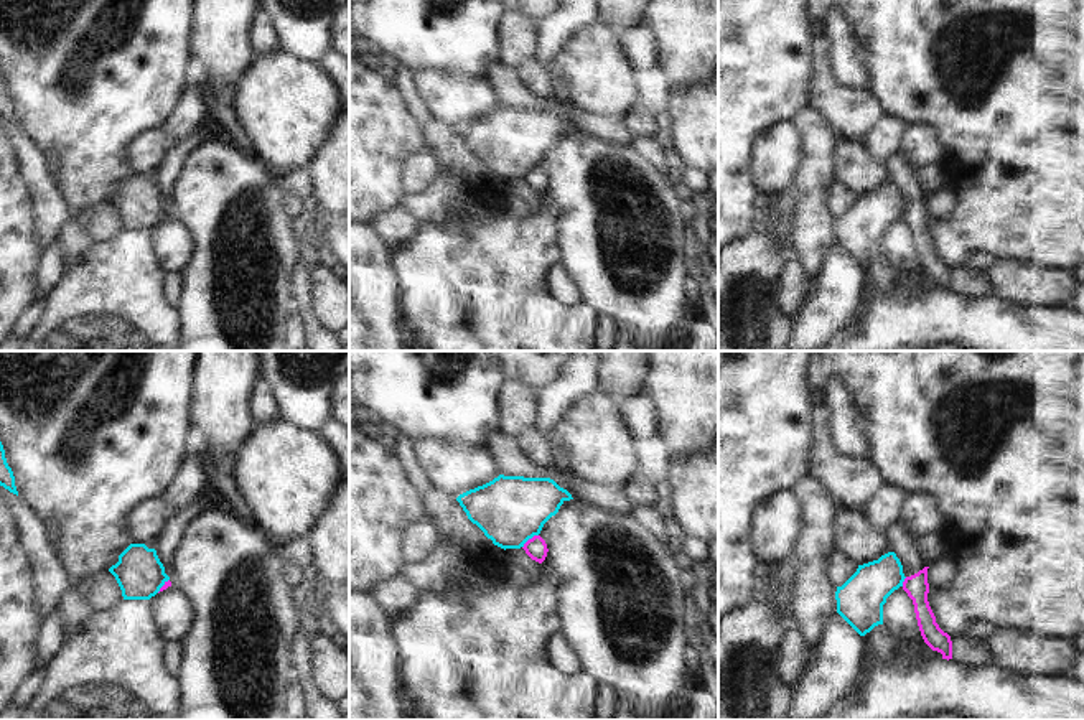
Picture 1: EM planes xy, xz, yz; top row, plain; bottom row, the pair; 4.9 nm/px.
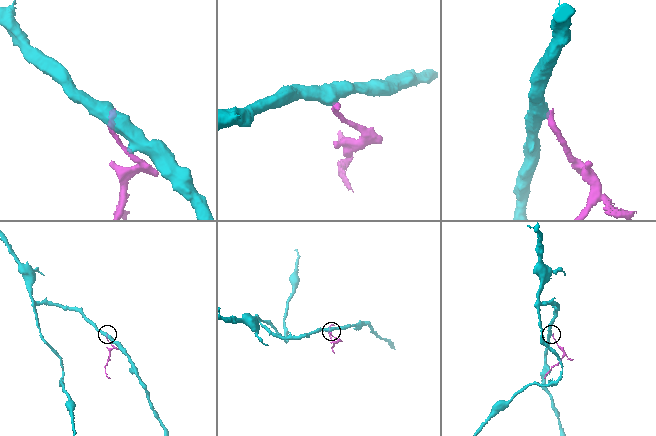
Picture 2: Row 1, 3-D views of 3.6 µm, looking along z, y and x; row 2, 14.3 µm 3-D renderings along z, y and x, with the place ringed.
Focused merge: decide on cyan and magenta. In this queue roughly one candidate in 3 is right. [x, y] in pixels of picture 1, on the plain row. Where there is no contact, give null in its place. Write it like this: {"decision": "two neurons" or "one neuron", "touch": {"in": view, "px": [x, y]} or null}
{"decision": "two neurons", "touch": {"in": "xz", "px": [529, 168]}}

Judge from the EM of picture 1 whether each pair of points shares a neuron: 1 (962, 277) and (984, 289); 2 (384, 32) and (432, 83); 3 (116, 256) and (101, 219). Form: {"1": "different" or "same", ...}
{"1": "same", "2": "different", "3": "different"}

